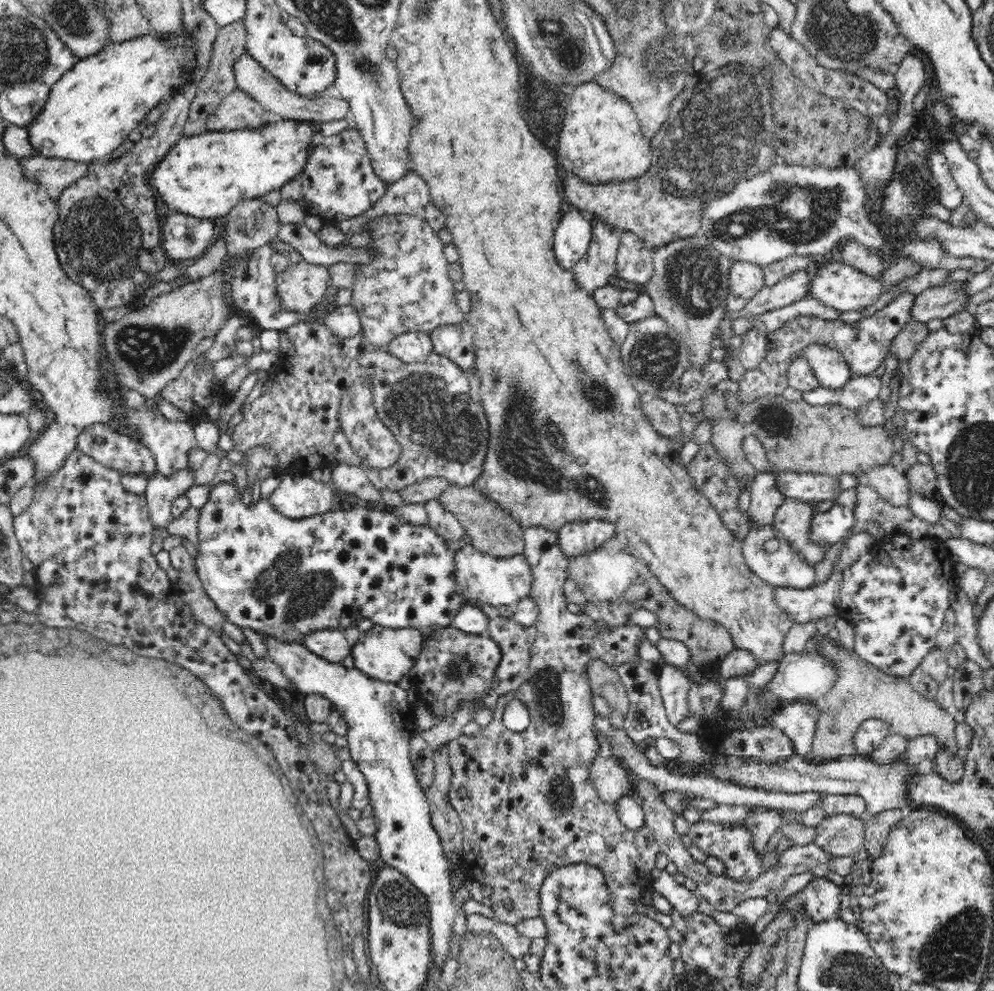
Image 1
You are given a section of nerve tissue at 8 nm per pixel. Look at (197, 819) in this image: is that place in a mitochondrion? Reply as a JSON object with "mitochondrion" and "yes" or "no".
{"mitochondrion":"yes"}

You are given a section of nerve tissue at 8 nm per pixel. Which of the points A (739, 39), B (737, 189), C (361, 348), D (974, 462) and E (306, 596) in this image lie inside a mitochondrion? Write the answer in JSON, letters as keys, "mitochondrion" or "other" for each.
{"A":"mitochondrion","B":"mitochondrion","C":"other","D":"mitochondrion","E":"mitochondrion"}

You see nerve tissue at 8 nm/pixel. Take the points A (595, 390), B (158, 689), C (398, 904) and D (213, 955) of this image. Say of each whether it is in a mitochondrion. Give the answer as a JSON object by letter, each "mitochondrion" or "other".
{"A":"mitochondrion","B":"other","C":"mitochondrion","D":"mitochondrion"}

